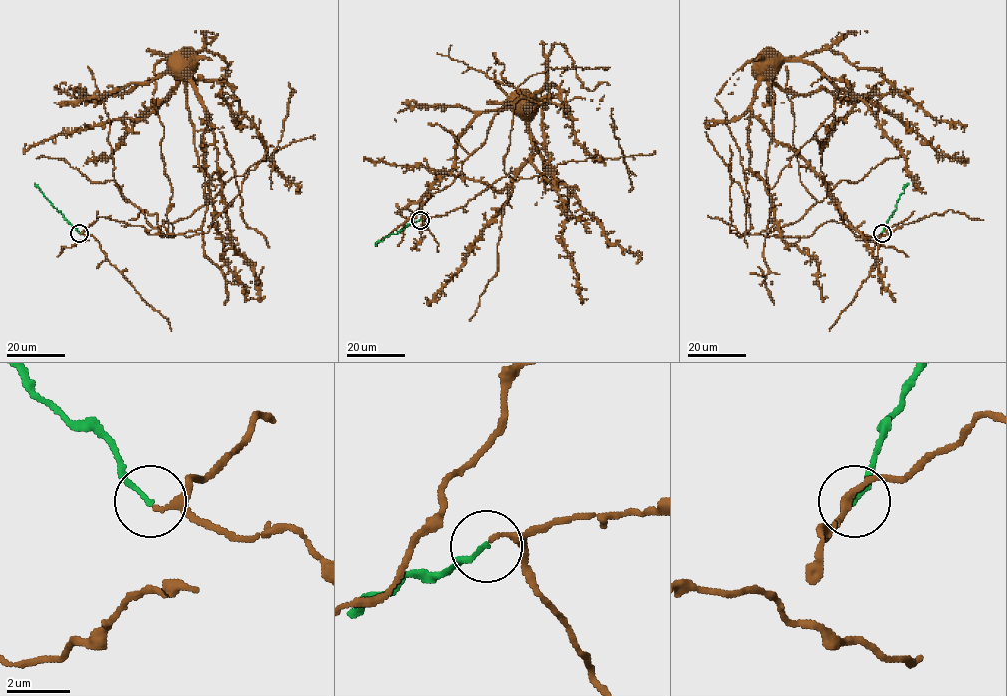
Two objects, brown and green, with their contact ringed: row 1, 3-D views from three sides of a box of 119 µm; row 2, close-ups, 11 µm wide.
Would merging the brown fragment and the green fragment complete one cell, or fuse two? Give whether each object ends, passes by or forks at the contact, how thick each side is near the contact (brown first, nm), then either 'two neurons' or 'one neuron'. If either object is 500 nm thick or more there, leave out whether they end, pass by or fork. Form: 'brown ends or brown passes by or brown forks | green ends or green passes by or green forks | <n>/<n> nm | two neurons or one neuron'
brown passes by | green ends | 110/150 nm | one neuron

